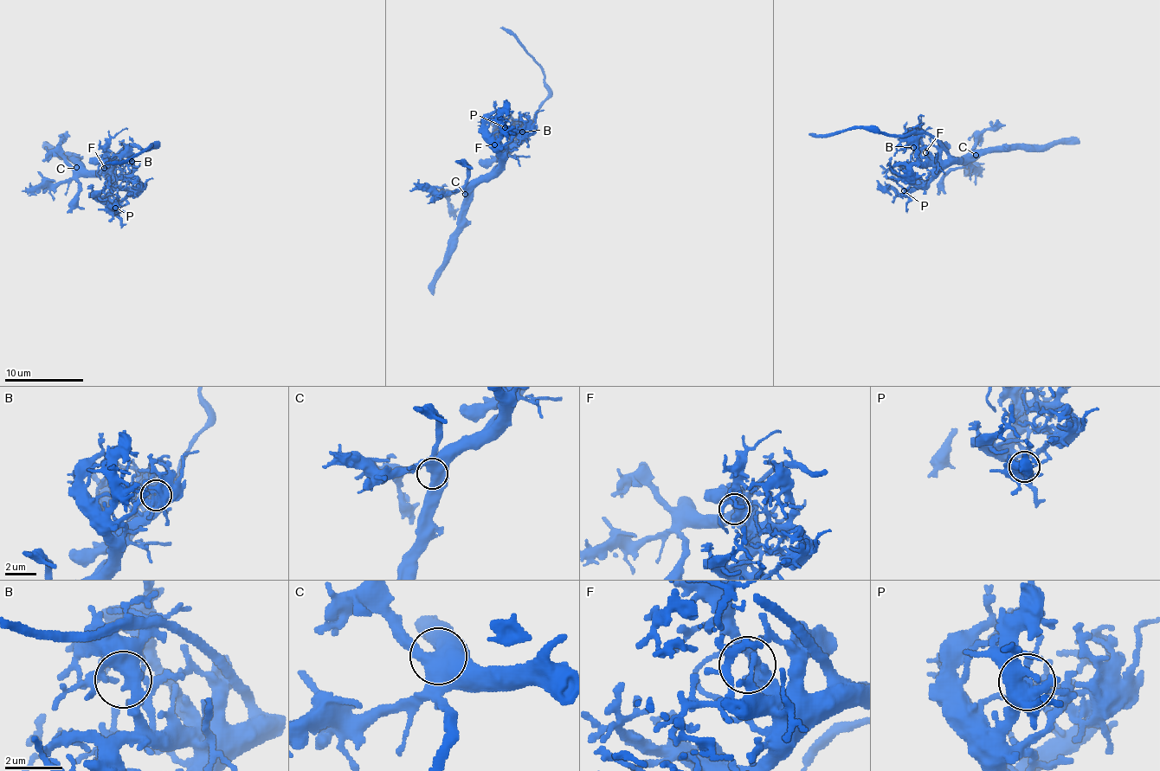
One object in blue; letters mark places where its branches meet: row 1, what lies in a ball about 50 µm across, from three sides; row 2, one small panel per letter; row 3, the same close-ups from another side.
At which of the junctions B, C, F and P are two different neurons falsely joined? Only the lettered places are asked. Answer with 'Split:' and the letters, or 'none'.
Split: none

